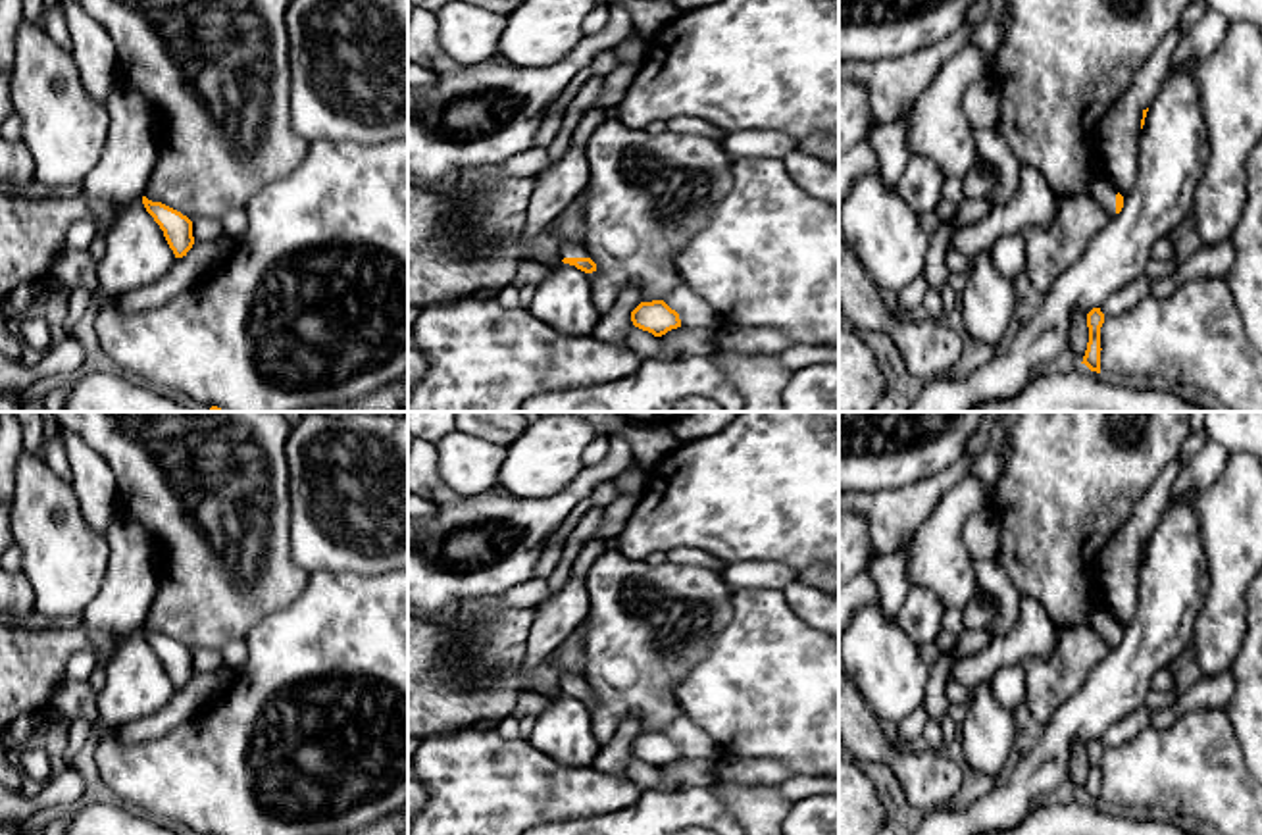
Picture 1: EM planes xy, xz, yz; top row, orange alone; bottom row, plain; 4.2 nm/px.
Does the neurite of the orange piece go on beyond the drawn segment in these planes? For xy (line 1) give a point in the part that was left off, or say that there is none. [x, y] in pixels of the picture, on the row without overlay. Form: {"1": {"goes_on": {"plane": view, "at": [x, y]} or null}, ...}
{"1": {"goes_on": null}}

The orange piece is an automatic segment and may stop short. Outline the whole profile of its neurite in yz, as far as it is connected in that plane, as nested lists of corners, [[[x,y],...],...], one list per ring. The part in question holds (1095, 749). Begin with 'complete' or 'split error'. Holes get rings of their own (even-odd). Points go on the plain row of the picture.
complete | [[[1093,739],[1087,745],[1087,758],[1089,758],[1089,773],[1087,773],[1087,781],[1083,787],[1083,793],[1091,802],[1100,804],[1100,758],[1104,754],[1104,745],[1100,743],[1100,739]]]

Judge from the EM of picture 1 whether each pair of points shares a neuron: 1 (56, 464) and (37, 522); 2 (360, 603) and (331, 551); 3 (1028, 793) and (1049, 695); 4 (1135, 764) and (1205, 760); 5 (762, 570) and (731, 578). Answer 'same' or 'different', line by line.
1: different
2: different
3: different
4: same
5: same

